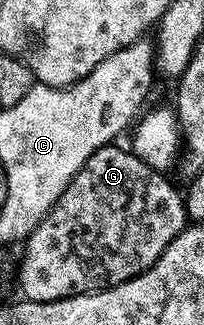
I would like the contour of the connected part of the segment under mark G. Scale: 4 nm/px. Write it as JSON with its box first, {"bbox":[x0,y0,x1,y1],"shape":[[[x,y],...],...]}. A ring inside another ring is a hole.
{"bbox":[18,145,188,303],"shape":[[[111,145],[96,149],[96,153],[92,153],[92,157],[88,157],[88,161],[80,169],[80,173],[76,173],[76,177],[72,177],[68,189],[64,189],[64,193],[56,201],[56,205],[52,205],[52,209],[40,221],[40,225],[36,225],[36,229],[32,229],[32,233],[26,236],[24,240],[26,252],[23,253],[22,264],[18,267],[18,283],[22,286],[21,298],[23,300],[32,303],[56,301],[69,295],[85,295],[91,291],[102,291],[105,287],[115,287],[117,283],[123,283],[147,271],[158,260],[160,253],[164,253],[164,249],[168,249],[170,242],[188,225],[186,201],[183,192],[181,190],[178,192],[166,180],[167,176],[163,172],[152,169],[142,158],[134,154],[133,150],[126,148],[125,151],[124,148],[118,146]]]}

